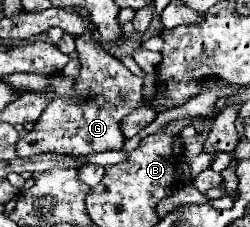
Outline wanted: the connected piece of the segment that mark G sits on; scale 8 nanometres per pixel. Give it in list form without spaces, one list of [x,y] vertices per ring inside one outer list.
[[[82,33],[80,37],[76,37],[76,51],[82,63],[76,91],[88,93],[88,101],[82,103],[66,99],[50,101],[40,119],[34,123],[34,129],[26,133],[26,137],[20,137],[18,157],[32,157],[42,153],[92,155],[100,151],[122,149],[124,135],[120,133],[120,119],[140,107],[142,77],[132,75],[116,57],[104,51],[104,47],[94,39],[92,33]]]

